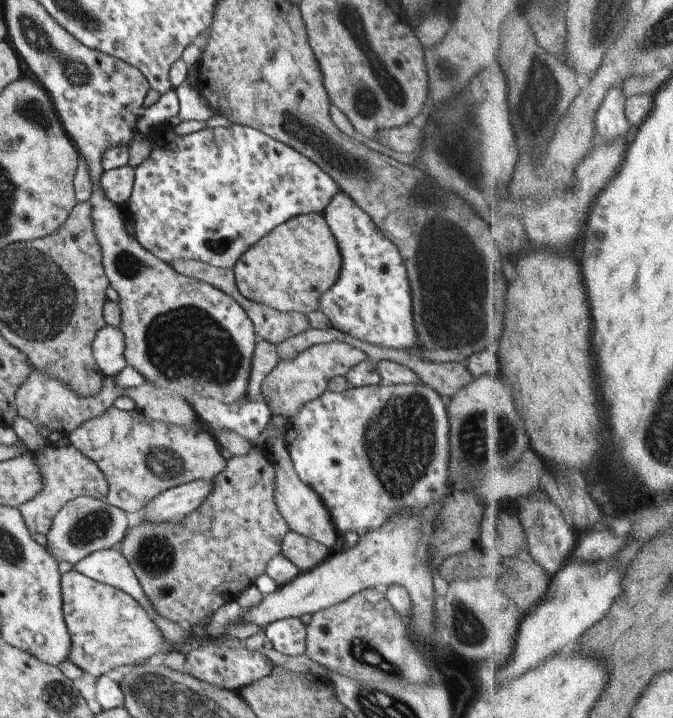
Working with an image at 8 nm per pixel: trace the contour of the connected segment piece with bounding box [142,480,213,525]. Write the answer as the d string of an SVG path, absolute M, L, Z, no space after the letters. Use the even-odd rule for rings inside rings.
M198 480L173 487L157 495L144 506L146 514L142 518L142 523L162 525L183 522L186 516L202 505L202 502L211 494L212 488L212 482Z

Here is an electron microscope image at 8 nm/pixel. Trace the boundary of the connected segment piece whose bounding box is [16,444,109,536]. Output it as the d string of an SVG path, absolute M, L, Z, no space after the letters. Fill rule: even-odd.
M72 444L66 446L48 446L41 454L36 454L35 464L39 466L43 477L42 491L32 500L16 508L23 517L27 530L31 534L47 536L56 514L70 500L77 497L95 497L106 500L109 492L104 474L94 460L87 458Z

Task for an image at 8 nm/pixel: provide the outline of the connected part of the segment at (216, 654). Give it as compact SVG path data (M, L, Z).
M204 644L192 648L186 654L186 672L200 681L236 692L265 678L273 666L270 658L264 656L262 652L250 651L242 646L228 648L228 646Z

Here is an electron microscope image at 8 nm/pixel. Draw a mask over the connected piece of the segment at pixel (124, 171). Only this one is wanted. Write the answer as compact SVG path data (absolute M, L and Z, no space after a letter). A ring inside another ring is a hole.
M125 165L104 171L99 181L99 187L112 203L123 208L131 196L134 180L134 168Z

